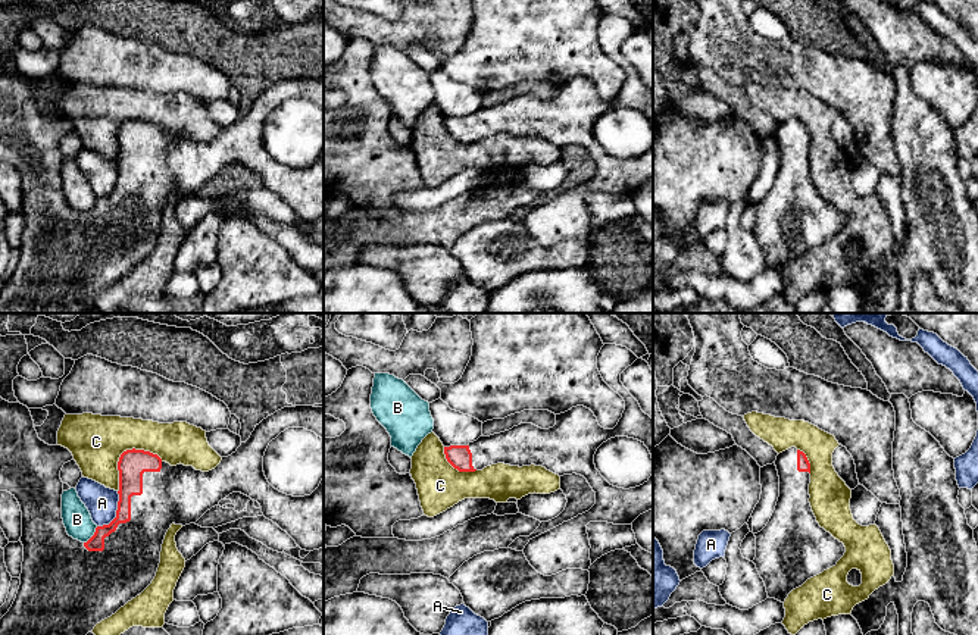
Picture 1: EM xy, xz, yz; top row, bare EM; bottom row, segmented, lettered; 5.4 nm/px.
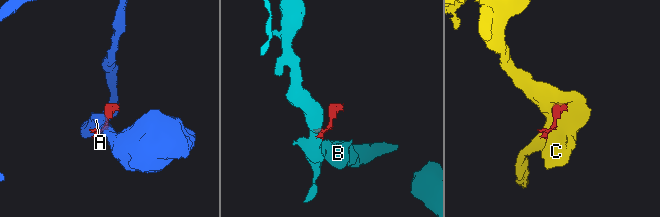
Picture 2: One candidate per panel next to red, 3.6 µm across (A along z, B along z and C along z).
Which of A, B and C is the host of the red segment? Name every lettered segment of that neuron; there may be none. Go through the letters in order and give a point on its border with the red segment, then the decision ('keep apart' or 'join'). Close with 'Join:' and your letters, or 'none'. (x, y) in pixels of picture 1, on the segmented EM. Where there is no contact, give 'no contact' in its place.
A: meets red in xy at (116, 513); keep apart
B: meets red in xy at (93, 535); keep apart
C: meets red in xy at (122, 453); keep apart
Join: none

